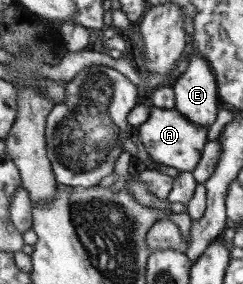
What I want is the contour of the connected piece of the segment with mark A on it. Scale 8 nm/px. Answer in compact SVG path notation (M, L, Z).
M152 106L150 118L136 129L147 153L155 160L167 167L173 167L182 172L193 172L201 163L206 144L208 143L209 126L201 126L174 109L165 109Z

